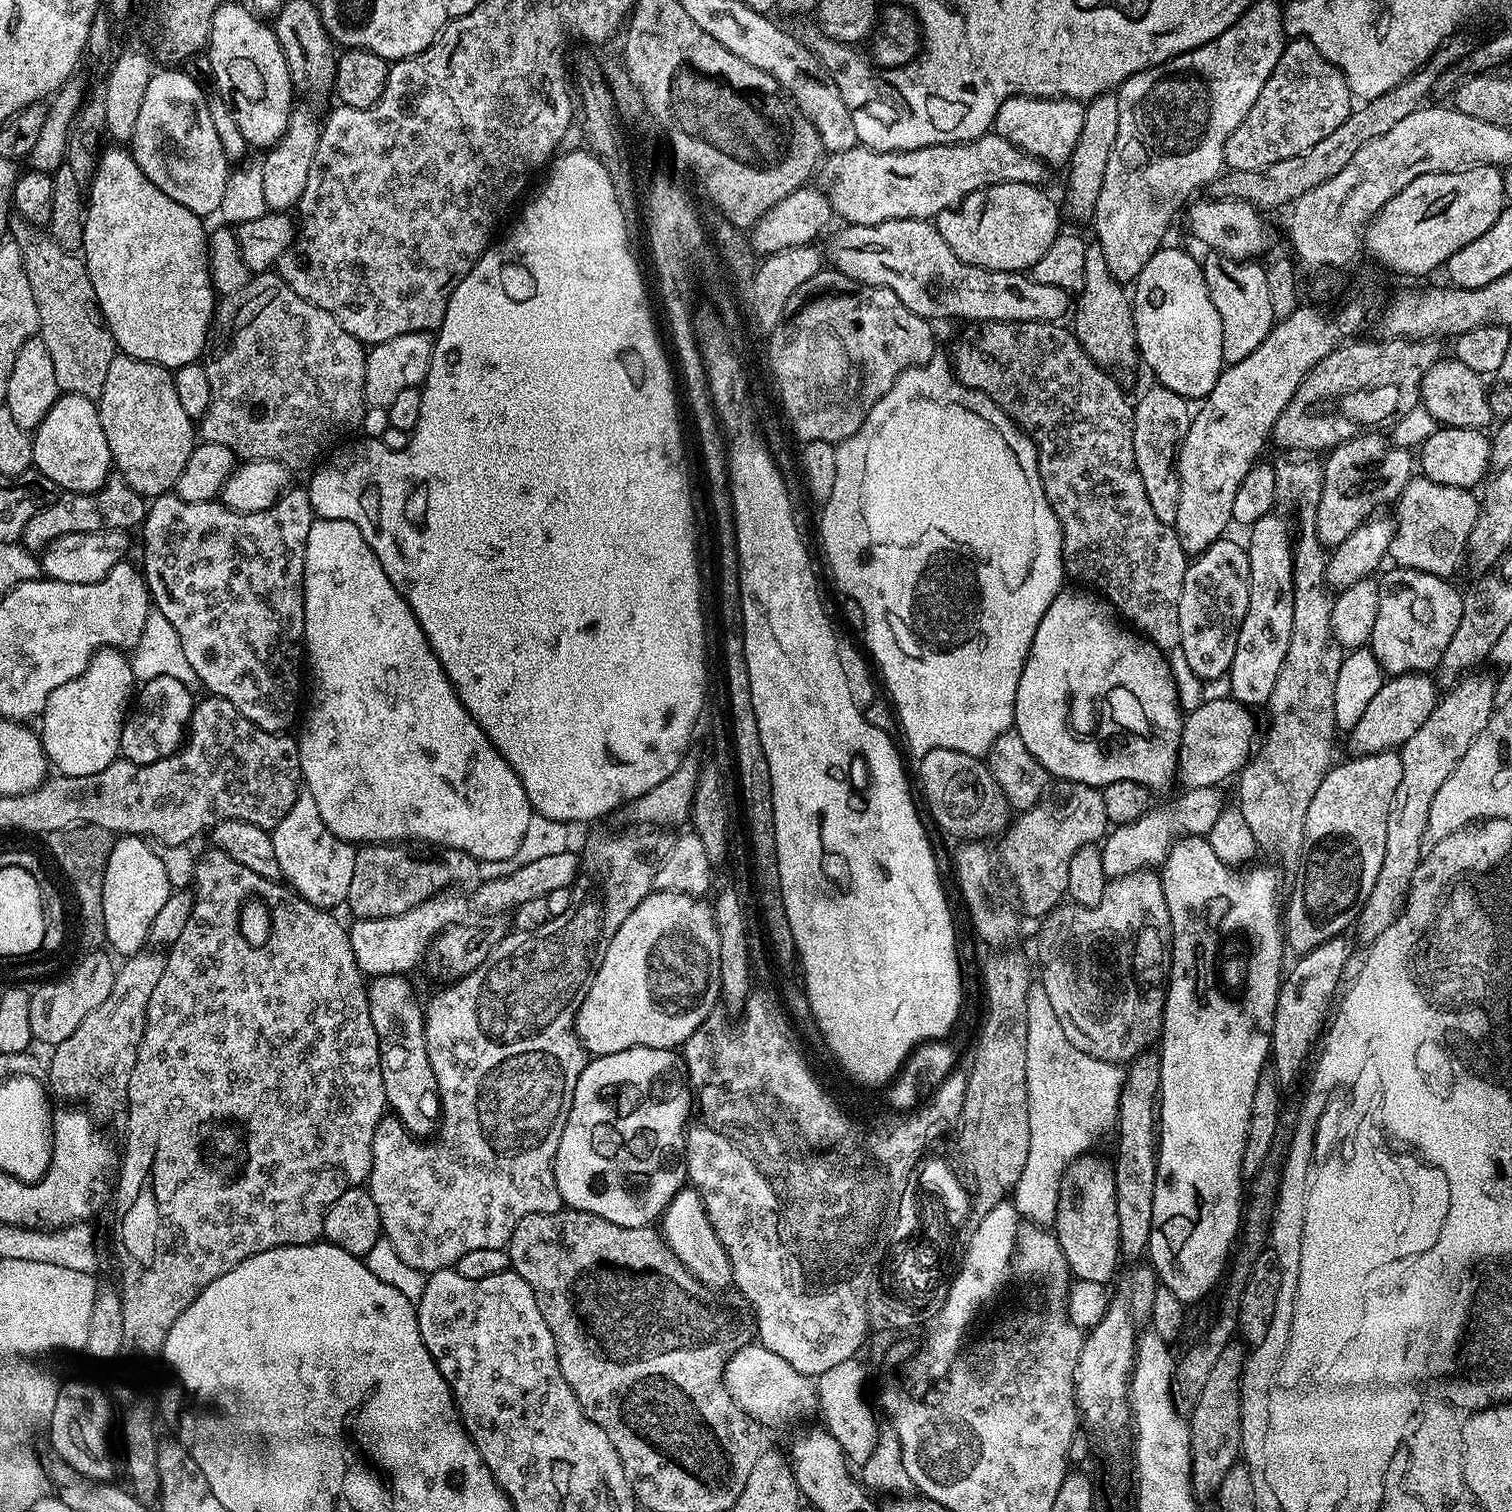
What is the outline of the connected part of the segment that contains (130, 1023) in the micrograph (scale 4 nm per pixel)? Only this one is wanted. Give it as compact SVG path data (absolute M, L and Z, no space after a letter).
M141 950L117 967L114 986L106 1002L102 1002L98 1010L86 1014L82 1026L78 1026L66 1042L51 1049L52 1061L47 1061L46 1076L49 1081L52 1079L50 1092L53 1097L61 1096L64 1102L83 1102L97 1117L109 1116L120 1121L127 1117L130 1074L142 1042L150 994L154 994L154 986L158 986L162 978L165 962L163 955L147 956L146 953Z

